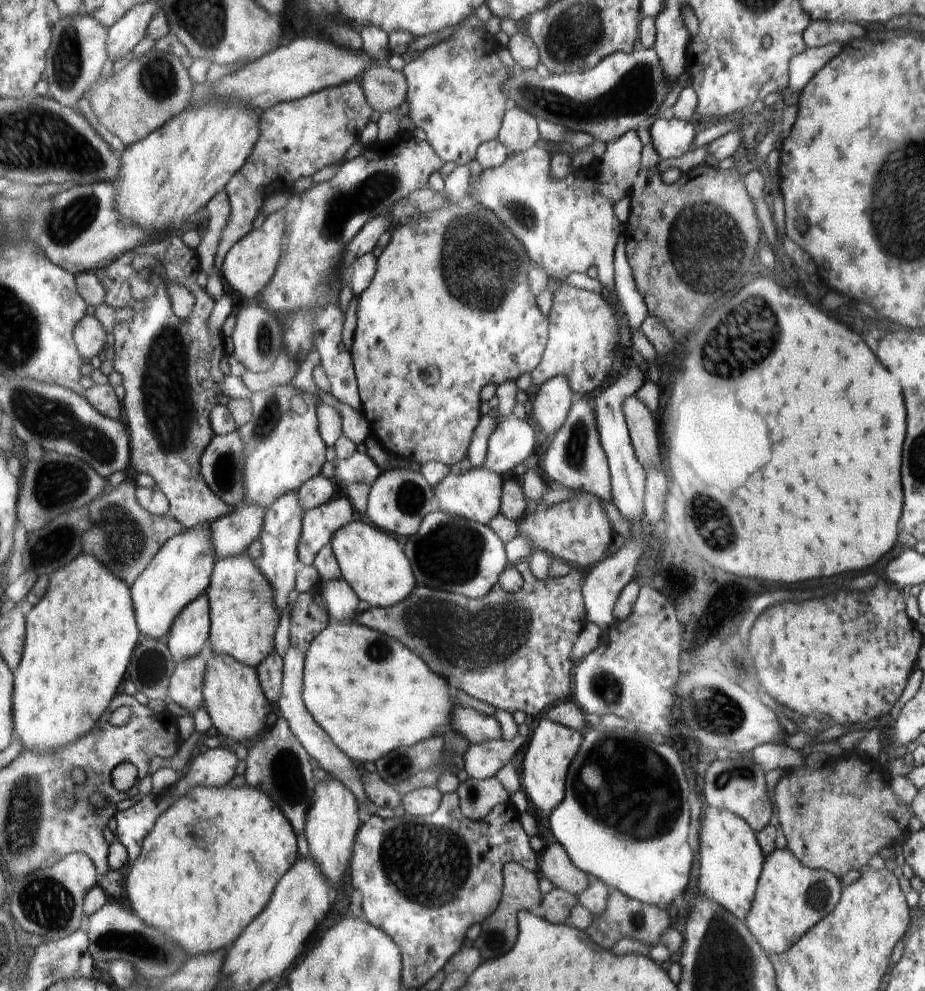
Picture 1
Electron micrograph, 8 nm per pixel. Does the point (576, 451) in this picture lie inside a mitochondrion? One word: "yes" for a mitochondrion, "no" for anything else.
yes

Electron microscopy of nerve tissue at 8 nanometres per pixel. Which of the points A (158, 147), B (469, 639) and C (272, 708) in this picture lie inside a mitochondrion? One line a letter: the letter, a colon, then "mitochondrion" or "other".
A: other
B: mitochondrion
C: other

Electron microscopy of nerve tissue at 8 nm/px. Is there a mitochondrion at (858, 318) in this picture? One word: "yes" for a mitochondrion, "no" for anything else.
yes

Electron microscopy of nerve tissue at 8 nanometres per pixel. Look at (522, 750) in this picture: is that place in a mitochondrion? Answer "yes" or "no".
no

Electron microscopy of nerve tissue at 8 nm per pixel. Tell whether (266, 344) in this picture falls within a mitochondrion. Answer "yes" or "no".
yes

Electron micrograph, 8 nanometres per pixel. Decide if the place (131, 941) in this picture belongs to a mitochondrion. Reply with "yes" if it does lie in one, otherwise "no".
yes

